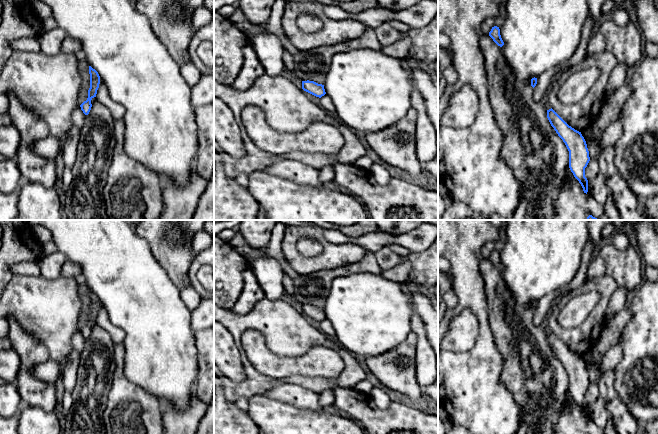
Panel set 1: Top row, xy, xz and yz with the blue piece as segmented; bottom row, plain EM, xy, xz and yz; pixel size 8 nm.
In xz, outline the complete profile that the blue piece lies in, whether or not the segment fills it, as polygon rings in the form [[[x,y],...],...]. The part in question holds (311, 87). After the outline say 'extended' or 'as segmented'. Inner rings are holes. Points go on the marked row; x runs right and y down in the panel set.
[[[302,81],[302,89],[319,98],[326,94],[324,85],[318,84],[314,81]]]; as segmented

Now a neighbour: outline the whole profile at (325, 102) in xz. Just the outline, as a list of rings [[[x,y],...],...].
[[[325,94],[319,99],[319,105],[329,114],[335,115],[336,113],[335,105],[332,99],[327,94]]]

